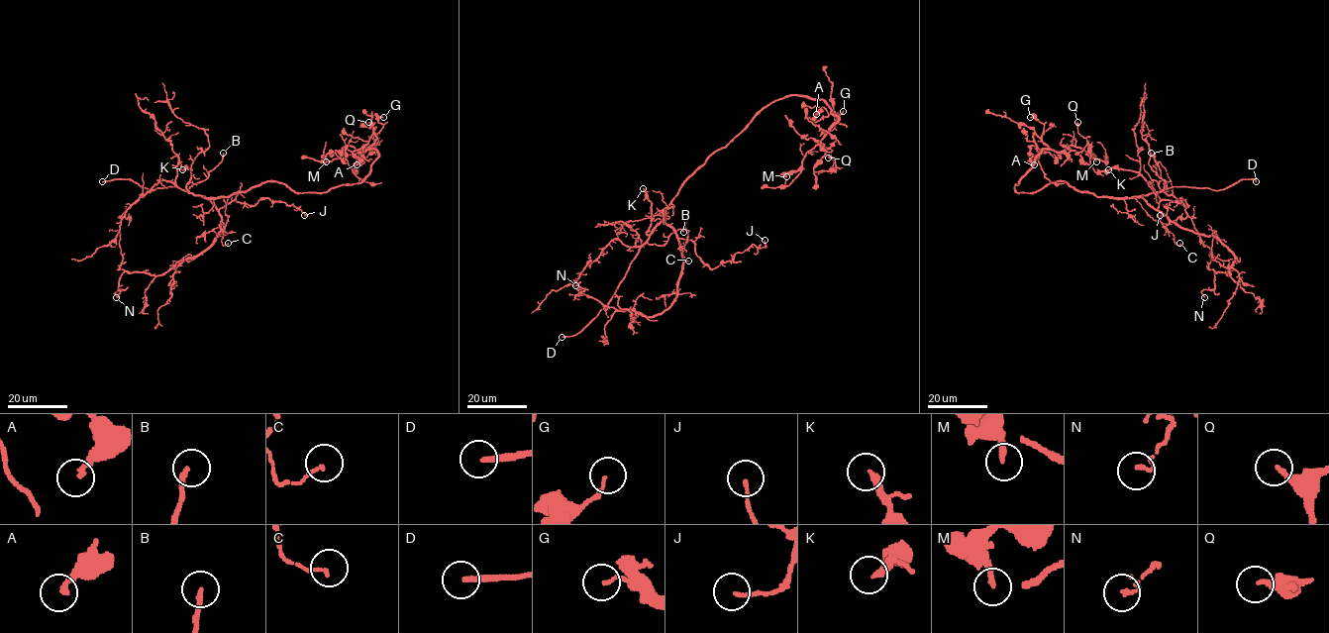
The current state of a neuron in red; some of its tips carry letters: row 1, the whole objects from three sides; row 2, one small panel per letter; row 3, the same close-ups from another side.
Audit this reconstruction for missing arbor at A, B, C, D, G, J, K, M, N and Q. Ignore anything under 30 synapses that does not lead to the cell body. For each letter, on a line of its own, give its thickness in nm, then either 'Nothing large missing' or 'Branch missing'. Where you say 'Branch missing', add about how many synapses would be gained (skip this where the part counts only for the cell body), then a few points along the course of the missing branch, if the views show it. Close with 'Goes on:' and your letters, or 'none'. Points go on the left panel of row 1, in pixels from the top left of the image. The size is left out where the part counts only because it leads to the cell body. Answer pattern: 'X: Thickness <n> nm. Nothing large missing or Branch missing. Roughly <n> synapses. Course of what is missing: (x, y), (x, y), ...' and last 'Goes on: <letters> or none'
A: Thickness 200 nm. Nothing large missing
B: Thickness 200 nm. Nothing large missing
C: Thickness 130 nm. Nothing large missing
D: Thickness 240 nm. Branch missing
G: Thickness 140 nm. Nothing large missing
J: Thickness 140 nm. Nothing large missing
K: Thickness 240 nm. Branch missing. Roughly 70 synapses. Course of what is missing: (182, 169), (167, 162), (145, 172), (130, 172), (107, 164), (88, 165), (68, 157), (60, 149)
M: Thickness 240 nm. Nothing large missing
N: Thickness 170 nm. Nothing large missing
Q: Thickness 190 nm. Nothing large missing
Goes on: D, K

